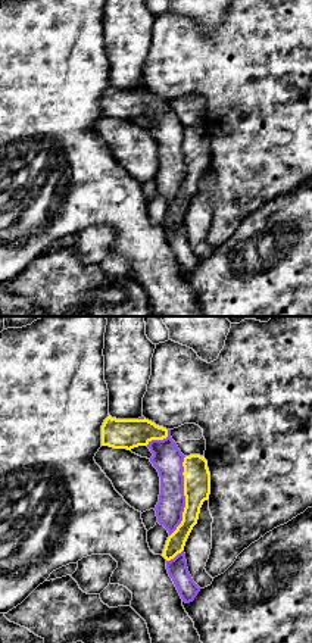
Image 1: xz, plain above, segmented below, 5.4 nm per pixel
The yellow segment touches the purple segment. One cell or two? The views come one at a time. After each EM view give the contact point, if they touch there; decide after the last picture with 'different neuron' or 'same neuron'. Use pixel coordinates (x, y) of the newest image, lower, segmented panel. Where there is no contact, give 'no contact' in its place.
meets yellow at (184, 495)

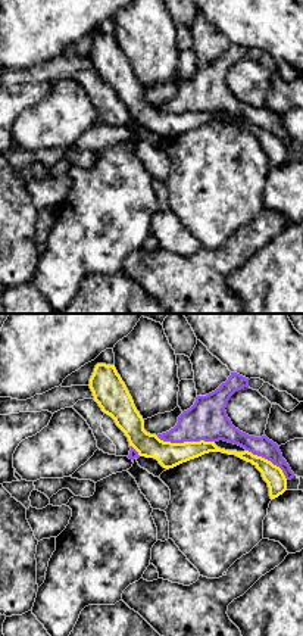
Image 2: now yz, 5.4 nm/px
meets yellow at (186, 442)

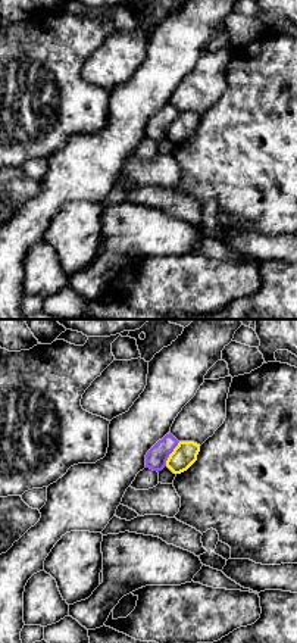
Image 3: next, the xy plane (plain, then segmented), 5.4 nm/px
meets yellow at (171, 453)

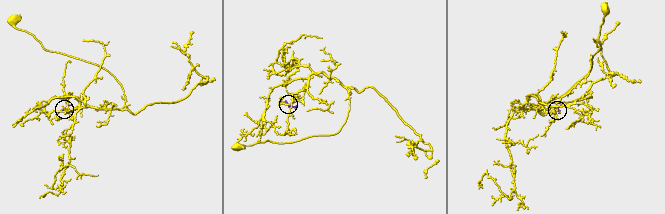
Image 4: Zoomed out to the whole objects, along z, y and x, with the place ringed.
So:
different neuron

